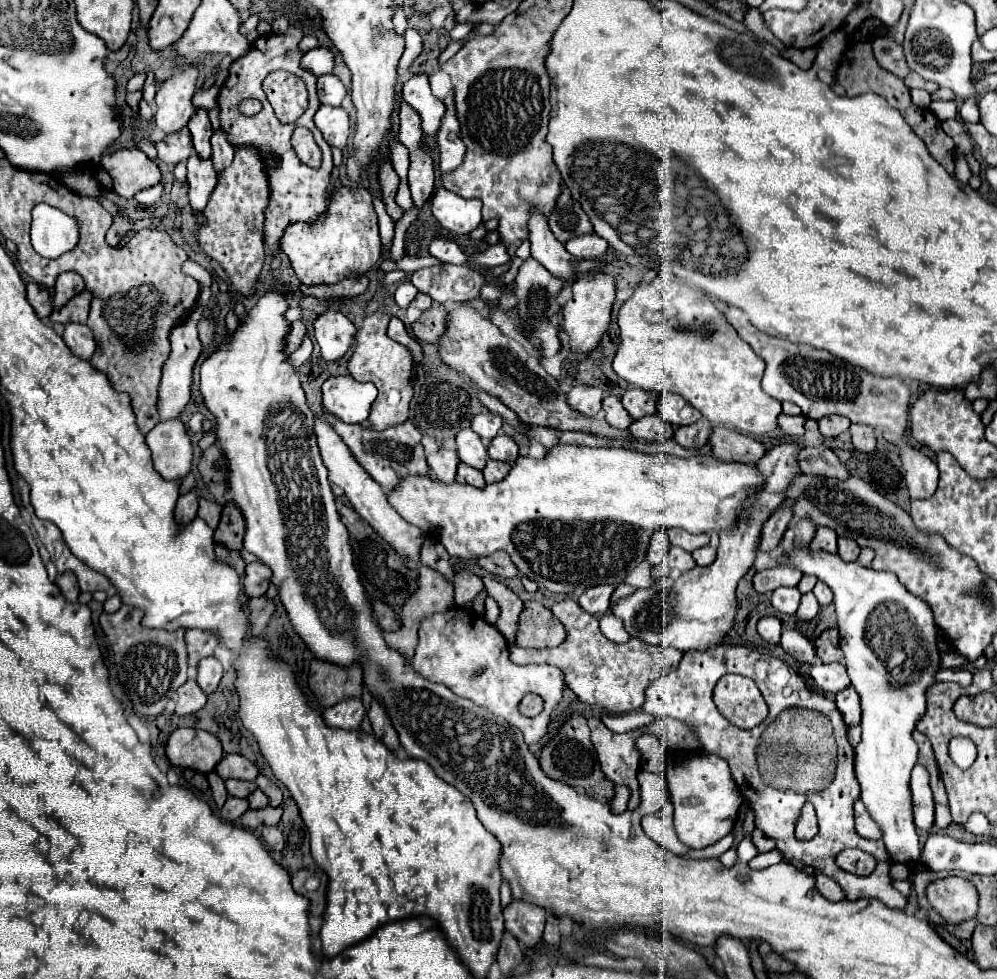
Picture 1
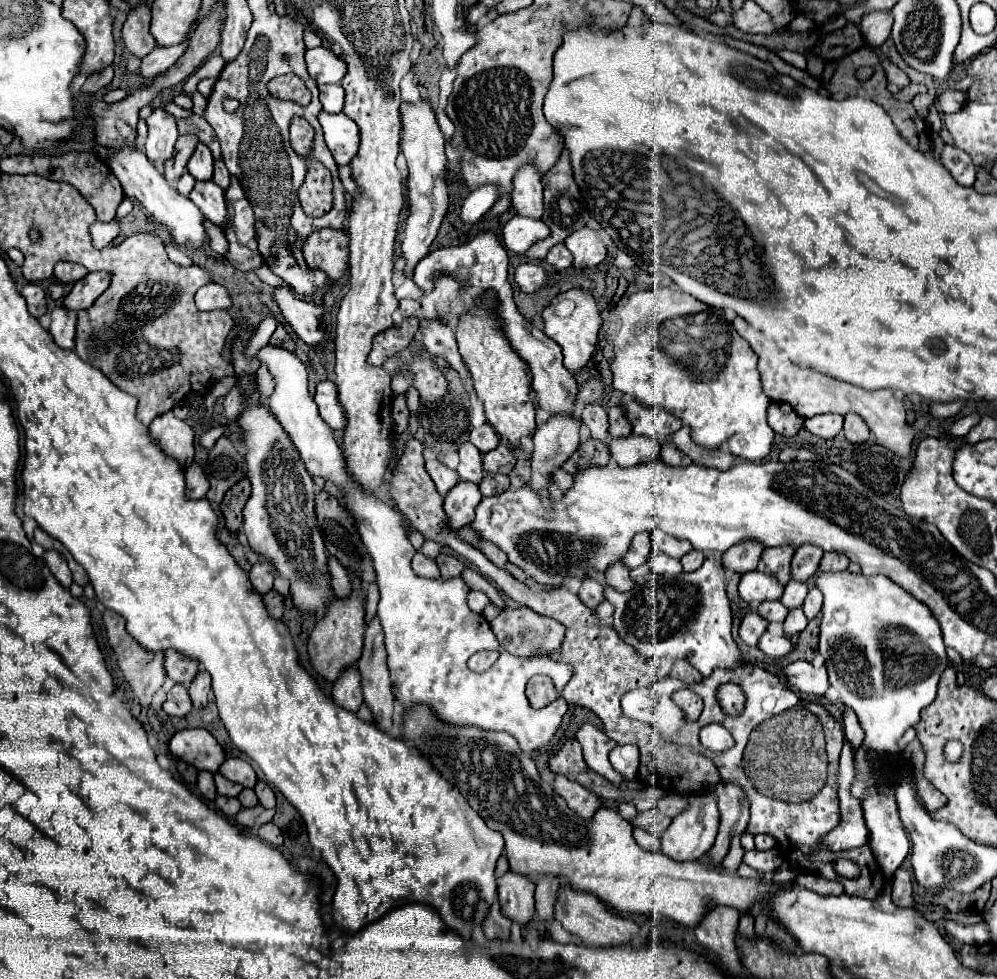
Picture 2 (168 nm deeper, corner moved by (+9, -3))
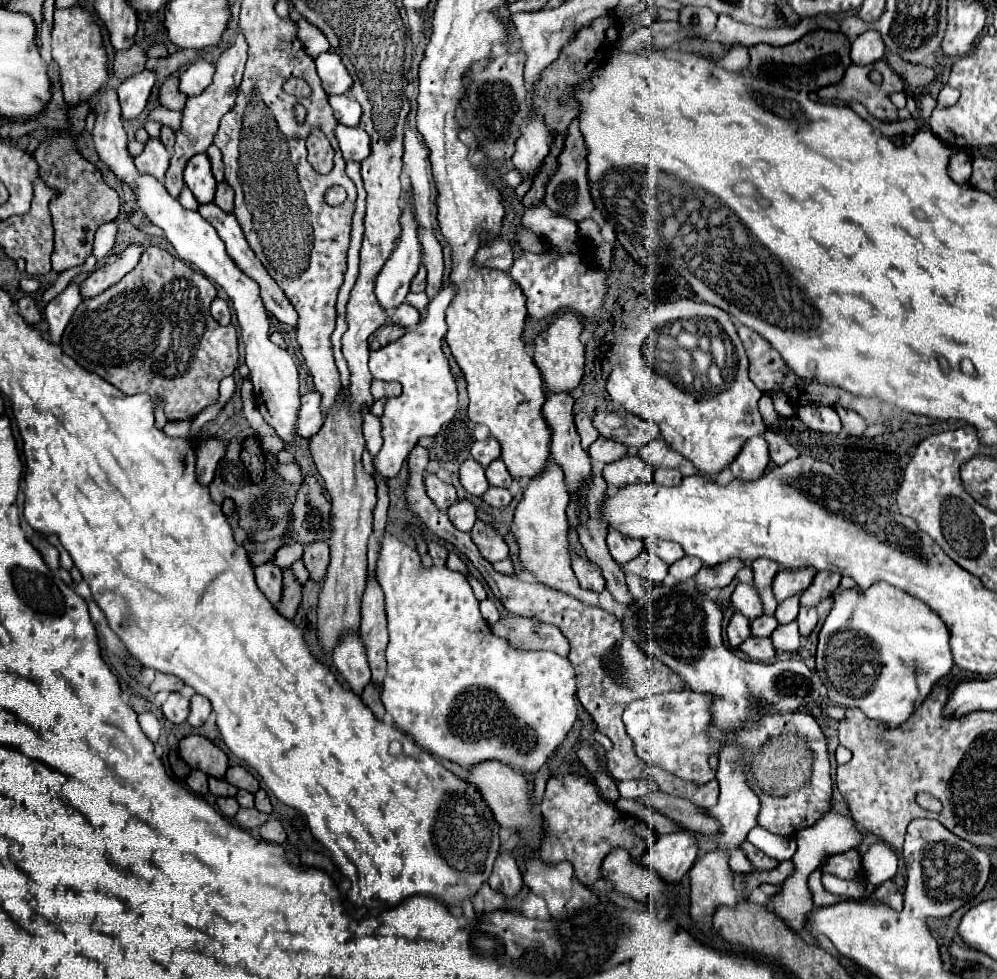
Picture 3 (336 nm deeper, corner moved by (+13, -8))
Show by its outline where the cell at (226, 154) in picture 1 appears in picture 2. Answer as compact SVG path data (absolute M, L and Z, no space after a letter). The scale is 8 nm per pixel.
M216 159L216 161L214 161L214 177L212 177L212 179L214 179L216 185L220 185L222 189L228 187L228 183L230 183L230 173L228 173L228 169L224 167L224 161L222 161L222 159Z

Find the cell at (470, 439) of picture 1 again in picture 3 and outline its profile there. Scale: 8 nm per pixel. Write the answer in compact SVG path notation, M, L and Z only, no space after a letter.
M468 458L460 466L460 482L466 488L466 492L470 492L472 496L482 496L490 486L484 476L484 468L472 458Z

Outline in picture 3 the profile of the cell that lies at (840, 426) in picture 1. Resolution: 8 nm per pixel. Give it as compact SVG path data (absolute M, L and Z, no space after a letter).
M806 404L804 408L798 408L798 416L812 430L832 432L832 434L838 434L842 430L840 416L836 414L834 408L826 408L820 404Z

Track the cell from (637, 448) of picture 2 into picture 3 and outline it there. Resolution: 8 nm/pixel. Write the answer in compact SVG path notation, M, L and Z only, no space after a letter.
M632 454L622 458L620 462L612 462L604 466L602 470L602 478L612 488L622 488L628 484L638 484L638 482L652 482L652 476L654 476L654 468Z

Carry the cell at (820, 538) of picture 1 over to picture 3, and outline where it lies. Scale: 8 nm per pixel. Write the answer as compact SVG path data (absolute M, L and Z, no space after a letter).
M800 568L800 570L782 570L776 574L774 582L772 582L772 592L776 594L776 602L784 602L788 596L796 596L802 594L814 578L814 570L812 568Z

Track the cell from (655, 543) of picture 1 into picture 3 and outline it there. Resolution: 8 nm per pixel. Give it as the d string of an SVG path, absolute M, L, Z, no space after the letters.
M608 528L608 538L606 538L606 542L608 542L608 550L610 550L612 558L614 558L618 564L626 564L628 560L636 558L636 556L642 552L642 548L644 548L642 540L620 536L620 532L616 532L614 528Z

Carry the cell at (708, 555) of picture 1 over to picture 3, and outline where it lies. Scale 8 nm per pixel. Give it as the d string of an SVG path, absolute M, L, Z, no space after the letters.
M684 556L684 558L680 558L678 562L674 562L674 564L670 566L668 574L670 574L670 578L674 578L676 582L684 582L684 580L688 580L688 578L694 578L700 568L702 568L702 562L700 562L700 560L692 558L692 556Z

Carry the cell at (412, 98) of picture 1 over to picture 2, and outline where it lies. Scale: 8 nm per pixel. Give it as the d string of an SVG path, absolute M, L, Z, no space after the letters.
M424 99L416 103L404 101L400 107L402 117L402 153L408 163L408 189L410 189L410 217L406 221L406 237L402 241L402 251L406 259L404 275L412 277L414 265L428 253L436 231L442 223L442 217L448 207L448 189L444 183L446 171L446 155L444 155L444 135L436 123L436 115L432 105Z

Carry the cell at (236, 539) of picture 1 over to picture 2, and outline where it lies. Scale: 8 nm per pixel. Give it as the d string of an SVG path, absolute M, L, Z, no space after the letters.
M246 479L238 481L228 493L224 495L224 501L220 503L220 511L226 519L226 529L230 533L238 533L242 525L242 509L250 497L250 483Z

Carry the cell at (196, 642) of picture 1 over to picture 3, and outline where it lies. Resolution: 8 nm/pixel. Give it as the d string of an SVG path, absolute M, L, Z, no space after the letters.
M156 674L156 678L154 678L154 682L150 684L150 690L152 690L152 694L156 694L156 692L162 692L162 690L166 690L166 692L180 692L184 688L184 682L180 680L180 678L176 678L176 676L170 676L170 674Z

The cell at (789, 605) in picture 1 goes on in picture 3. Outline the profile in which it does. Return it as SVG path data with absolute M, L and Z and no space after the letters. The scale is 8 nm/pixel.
M758 616L756 620L750 622L752 636L770 636L776 626L778 626L778 622L774 616Z

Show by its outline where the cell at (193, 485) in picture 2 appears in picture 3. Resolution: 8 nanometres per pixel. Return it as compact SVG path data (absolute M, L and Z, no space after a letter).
M214 436L206 438L204 442L200 442L198 446L198 464L196 464L196 474L198 474L198 482L208 486L214 478L216 466L222 460L226 452L226 444Z

